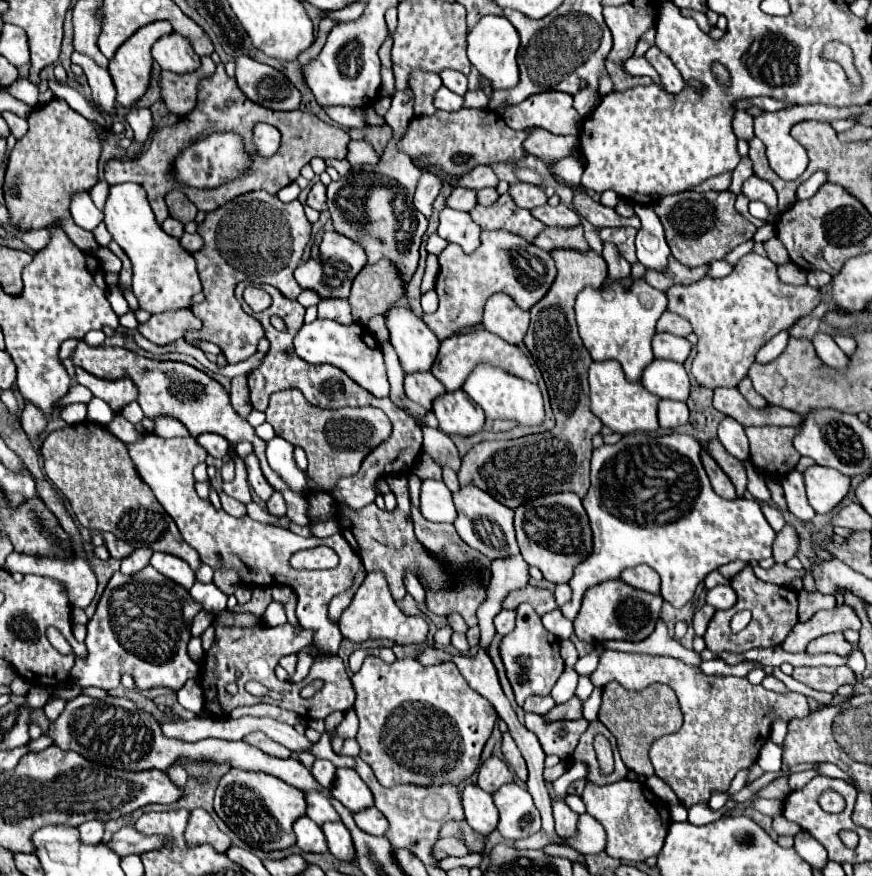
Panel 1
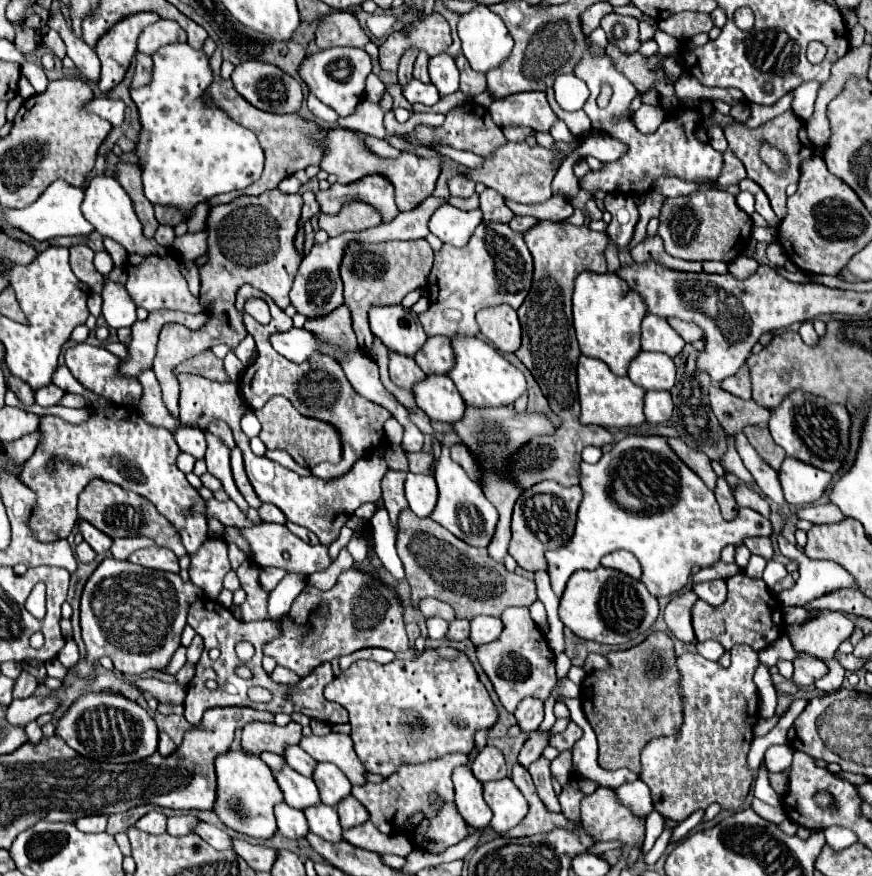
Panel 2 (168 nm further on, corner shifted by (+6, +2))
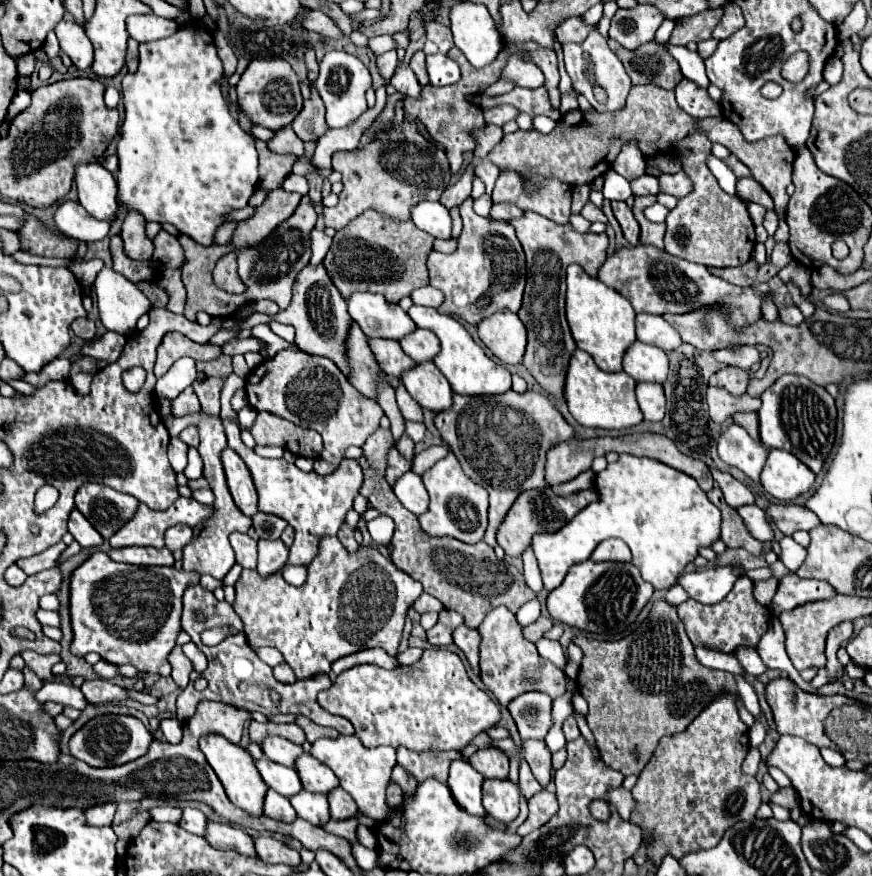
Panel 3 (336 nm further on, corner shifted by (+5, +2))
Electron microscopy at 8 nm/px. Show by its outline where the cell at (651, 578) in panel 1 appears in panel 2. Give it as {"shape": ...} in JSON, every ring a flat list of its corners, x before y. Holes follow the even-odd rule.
{"shape":[[615,550,615,552,607,554,607,556,603,556,601,566,621,570,621,572,629,574,631,578,641,578,641,566,639,566,637,558,627,550]]}

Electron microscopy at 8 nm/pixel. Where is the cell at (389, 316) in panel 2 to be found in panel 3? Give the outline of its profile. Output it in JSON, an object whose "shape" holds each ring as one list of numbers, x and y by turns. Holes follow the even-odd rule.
{"shape":[[356,292,348,300,348,312,356,320,368,338,402,340,416,330,412,318,398,306,388,302,380,294]]}

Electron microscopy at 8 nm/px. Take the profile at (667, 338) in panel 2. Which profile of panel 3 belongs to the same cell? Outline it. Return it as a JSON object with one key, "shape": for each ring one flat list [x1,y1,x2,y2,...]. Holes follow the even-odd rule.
{"shape":[[638,314,636,336,640,342,662,348,664,352,672,352,682,344,678,332,662,316,654,314]]}

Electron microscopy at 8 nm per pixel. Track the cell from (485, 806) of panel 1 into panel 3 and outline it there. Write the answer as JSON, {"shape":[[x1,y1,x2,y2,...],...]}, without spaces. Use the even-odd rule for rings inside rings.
{"shape":[[454,760,450,764,450,778,448,788,456,802,472,816,486,816,482,806,482,774,476,772,468,760]]}

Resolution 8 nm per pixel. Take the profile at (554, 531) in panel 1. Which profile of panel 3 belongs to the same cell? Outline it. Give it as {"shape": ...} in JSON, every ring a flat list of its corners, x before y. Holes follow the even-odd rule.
{"shape":[[544,486,544,488,538,488,538,490,528,490,528,492,522,492,516,502,512,504,508,516,504,518,504,522,500,524,498,528,498,534,496,534,496,540,498,544,504,548,504,552,508,556,522,556,524,550,530,546,532,542,532,536,534,534,552,534,552,532,558,532,564,524,568,524,582,508,586,508,590,502,594,502,598,498,596,490,594,488,588,488,588,490,580,490,576,494,570,494,570,496,560,496,552,490,552,486]]}

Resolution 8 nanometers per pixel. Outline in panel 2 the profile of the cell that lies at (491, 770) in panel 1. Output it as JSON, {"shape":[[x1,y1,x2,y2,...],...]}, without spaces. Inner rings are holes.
{"shape":[[485,746,471,764,471,770,479,782,501,780,507,776,507,766,501,750,493,746]]}

